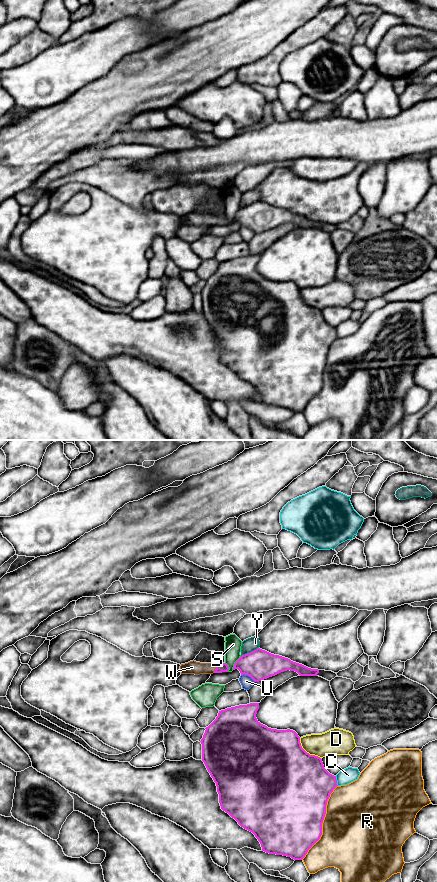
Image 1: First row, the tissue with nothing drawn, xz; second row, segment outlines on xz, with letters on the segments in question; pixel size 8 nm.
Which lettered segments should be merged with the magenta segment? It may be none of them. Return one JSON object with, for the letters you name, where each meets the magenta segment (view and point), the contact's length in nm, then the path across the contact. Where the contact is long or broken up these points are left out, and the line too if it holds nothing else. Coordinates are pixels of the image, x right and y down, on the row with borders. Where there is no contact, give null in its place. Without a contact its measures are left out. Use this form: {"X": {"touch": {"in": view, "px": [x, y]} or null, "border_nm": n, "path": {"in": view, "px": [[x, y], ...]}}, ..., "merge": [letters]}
{"W": {"touch": {"in": "xz", "px": [215, 669]}, "border_nm": 70, "path": {"in": "xz", "px": [[220, 668], [215, 669], [192, 667]]}}, "merge": ["W"]}

